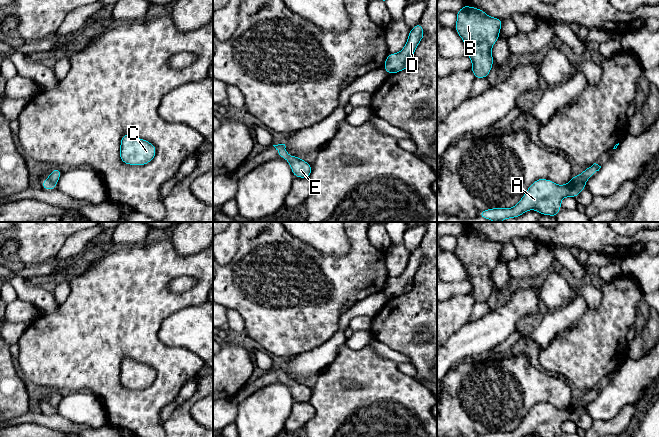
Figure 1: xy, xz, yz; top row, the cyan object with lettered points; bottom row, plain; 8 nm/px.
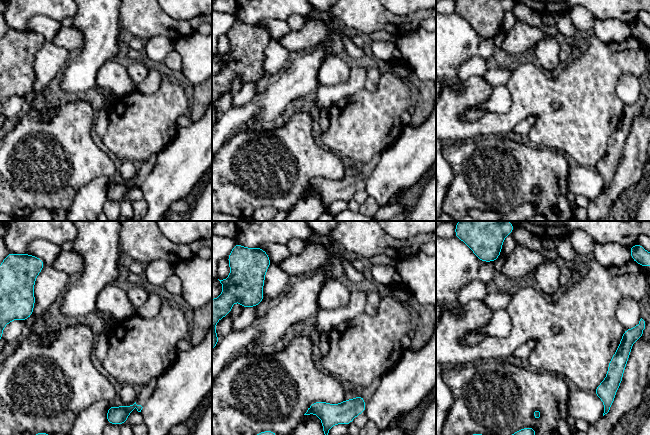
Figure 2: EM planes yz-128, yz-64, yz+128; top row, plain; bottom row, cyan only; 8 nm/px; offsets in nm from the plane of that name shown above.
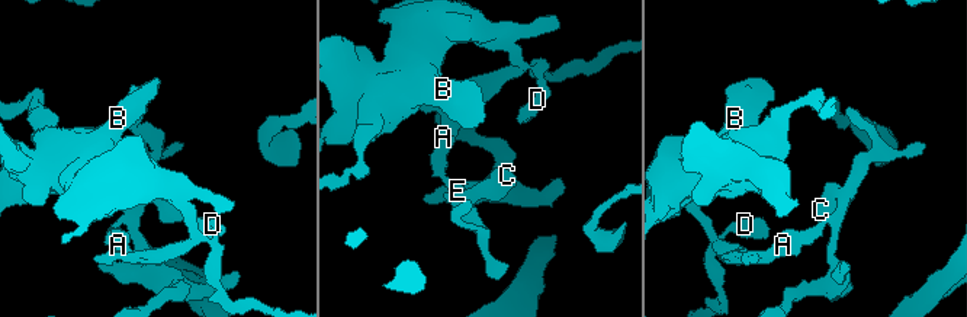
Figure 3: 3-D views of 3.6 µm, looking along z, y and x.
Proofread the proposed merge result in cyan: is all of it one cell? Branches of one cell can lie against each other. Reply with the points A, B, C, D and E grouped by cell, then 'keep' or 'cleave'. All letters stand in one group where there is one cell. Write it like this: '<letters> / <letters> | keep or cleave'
A B C D E | keep

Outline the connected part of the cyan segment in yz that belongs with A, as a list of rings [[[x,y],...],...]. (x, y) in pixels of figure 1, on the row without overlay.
[[[594,387],[577,400],[572,400],[565,409],[558,409],[551,404],[540,402],[527,413],[521,424],[512,432],[491,432],[479,437],[525,437],[536,434],[539,437],[559,437],[564,421],[576,422],[583,414],[588,403],[599,395],[601,390]]]

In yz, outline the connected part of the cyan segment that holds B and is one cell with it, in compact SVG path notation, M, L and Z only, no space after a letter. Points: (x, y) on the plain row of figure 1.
M463 229L456 237L454 253L465 267L476 303L487 302L494 284L491 273L500 262L503 244L488 240L485 235Z

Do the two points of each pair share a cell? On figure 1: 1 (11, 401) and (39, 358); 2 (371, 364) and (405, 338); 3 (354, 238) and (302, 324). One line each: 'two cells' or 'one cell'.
1: two cells
2: two cells
3: one cell

